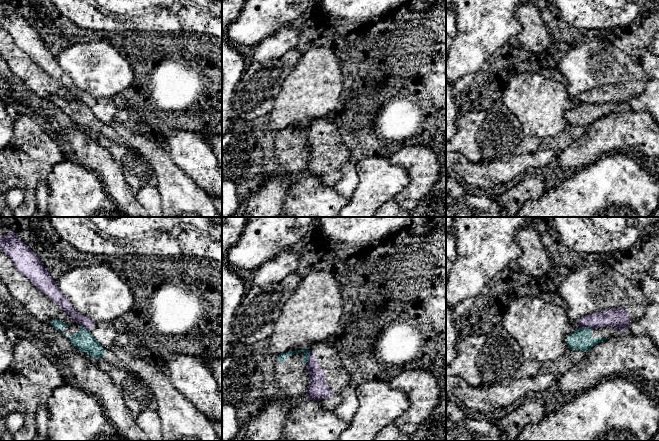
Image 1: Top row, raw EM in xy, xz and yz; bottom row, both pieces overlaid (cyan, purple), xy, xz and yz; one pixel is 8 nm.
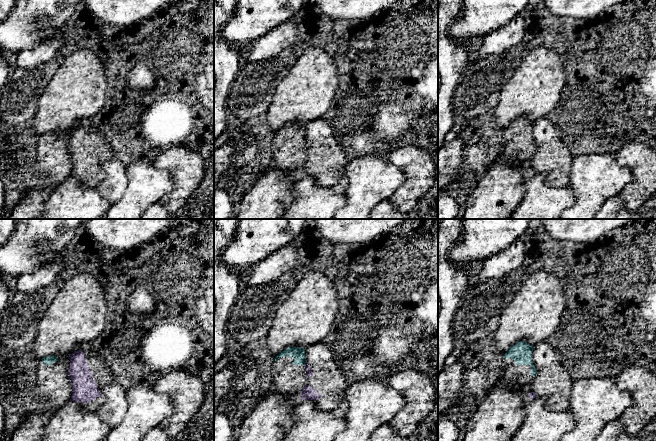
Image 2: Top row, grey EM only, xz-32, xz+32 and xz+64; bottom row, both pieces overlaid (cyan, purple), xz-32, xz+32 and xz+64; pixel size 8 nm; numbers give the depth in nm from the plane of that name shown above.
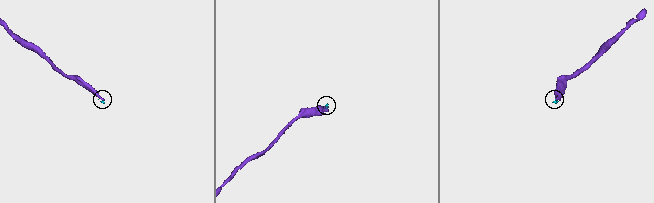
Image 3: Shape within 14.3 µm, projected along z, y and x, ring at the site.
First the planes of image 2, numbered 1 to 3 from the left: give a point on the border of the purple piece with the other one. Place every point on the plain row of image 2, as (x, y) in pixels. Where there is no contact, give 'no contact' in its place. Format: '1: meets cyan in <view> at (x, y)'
1: no contact
2: meets cyan in xz+32 at (304, 139)
3: no contact

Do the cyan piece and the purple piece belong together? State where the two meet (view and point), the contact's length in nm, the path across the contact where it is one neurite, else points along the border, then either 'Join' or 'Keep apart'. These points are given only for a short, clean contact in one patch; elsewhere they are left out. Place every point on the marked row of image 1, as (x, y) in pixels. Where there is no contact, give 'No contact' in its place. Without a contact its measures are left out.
Touches cyan at xz (307, 357). Shared border 130 nm. Boundary: xz (310, 350), (305, 364). Keep apart

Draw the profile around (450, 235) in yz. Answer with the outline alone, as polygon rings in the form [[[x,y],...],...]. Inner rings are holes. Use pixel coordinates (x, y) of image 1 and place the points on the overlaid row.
[[[452,230],[446,232],[446,283],[450,270],[456,260],[456,235]]]

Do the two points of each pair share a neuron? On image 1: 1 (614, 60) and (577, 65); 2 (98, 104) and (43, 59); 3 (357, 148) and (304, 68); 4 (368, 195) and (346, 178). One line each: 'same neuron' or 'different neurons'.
1: same neuron
2: same neuron
3: different neurons
4: different neurons

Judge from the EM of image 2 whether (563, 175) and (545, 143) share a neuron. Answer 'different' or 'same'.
same

